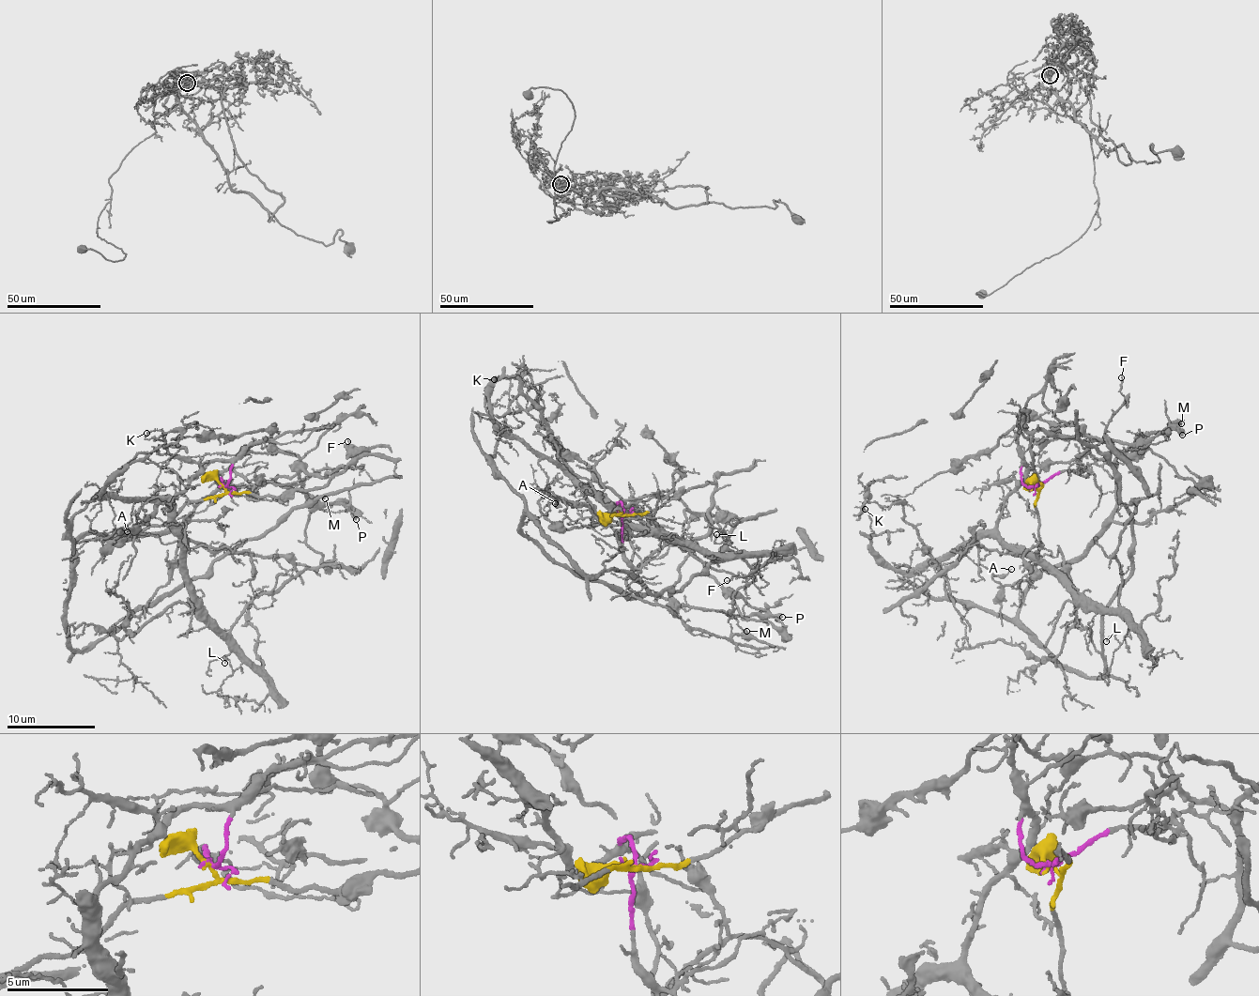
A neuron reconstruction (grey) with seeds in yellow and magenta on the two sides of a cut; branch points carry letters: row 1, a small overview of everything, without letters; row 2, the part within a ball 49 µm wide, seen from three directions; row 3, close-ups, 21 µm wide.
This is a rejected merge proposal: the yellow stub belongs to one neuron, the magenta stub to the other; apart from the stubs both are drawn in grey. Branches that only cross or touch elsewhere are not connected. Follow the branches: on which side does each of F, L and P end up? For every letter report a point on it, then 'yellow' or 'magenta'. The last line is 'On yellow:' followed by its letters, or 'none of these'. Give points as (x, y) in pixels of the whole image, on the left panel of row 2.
F: place (347, 441); yellow
L: place (224, 663); magenta
P: place (356, 519); yellow
On yellow: F, P

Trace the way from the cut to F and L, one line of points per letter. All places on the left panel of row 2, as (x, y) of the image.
F: (223, 485), (288, 497), (320, 487), (345, 468), (322, 479), (298, 475), (352, 467), (347, 440)
L: (223, 485), (232, 463), (213, 459), (176, 497), (170, 513), (196, 598), (241, 660), (233, 670), (225, 663)

